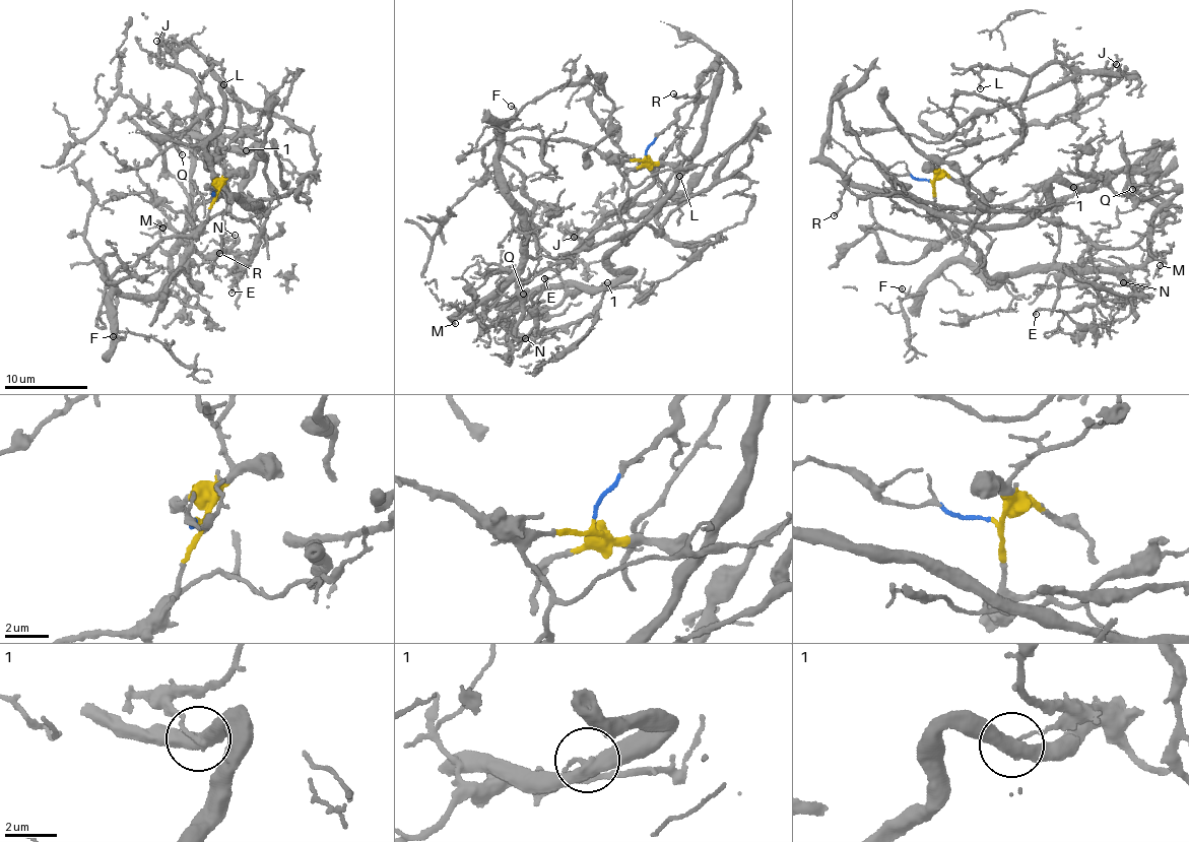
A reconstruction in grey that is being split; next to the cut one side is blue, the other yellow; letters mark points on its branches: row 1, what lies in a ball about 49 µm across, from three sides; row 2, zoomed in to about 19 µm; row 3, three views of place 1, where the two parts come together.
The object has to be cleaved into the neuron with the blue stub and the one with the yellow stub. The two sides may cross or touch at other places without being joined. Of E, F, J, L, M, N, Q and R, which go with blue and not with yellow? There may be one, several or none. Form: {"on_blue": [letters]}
{"on_blue": ["J", "L", "Q", "R"]}

